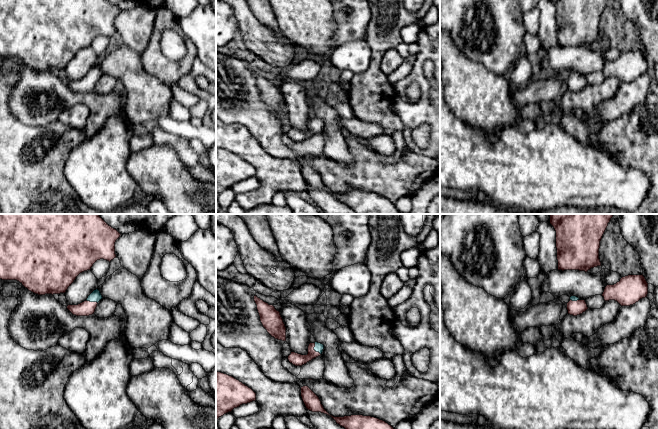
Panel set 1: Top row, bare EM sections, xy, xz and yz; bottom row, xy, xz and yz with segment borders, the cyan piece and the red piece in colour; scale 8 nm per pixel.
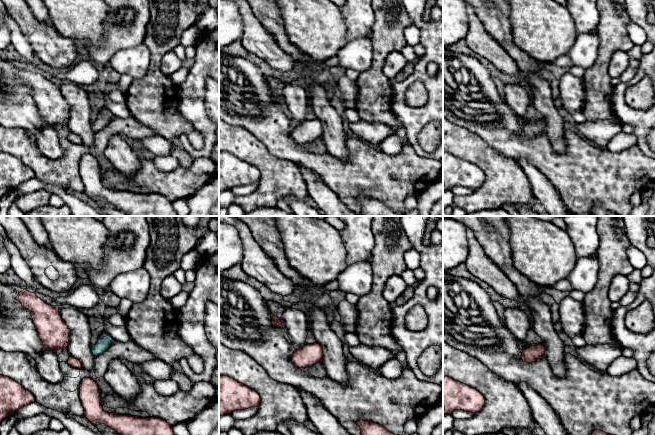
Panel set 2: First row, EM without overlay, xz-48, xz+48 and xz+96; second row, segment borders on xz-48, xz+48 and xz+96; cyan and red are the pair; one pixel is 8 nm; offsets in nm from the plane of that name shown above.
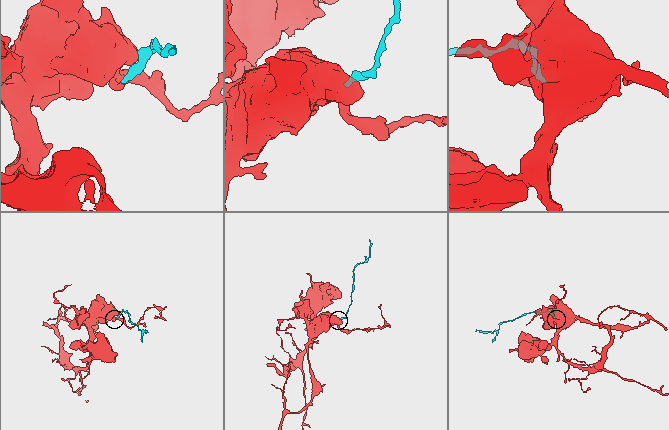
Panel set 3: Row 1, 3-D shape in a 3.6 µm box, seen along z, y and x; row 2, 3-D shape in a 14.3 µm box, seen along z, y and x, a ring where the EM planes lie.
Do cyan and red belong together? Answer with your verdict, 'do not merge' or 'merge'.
merge

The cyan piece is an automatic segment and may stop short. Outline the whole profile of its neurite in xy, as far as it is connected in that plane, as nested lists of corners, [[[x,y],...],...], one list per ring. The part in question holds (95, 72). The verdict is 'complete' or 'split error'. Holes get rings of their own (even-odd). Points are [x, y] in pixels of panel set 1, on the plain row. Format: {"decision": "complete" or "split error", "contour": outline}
{"decision": "split error", "contour": [[[96,65],[84,78],[78,81],[68,81],[67,85],[76,92],[89,92],[94,90],[97,80],[102,74],[100,67]]]}

